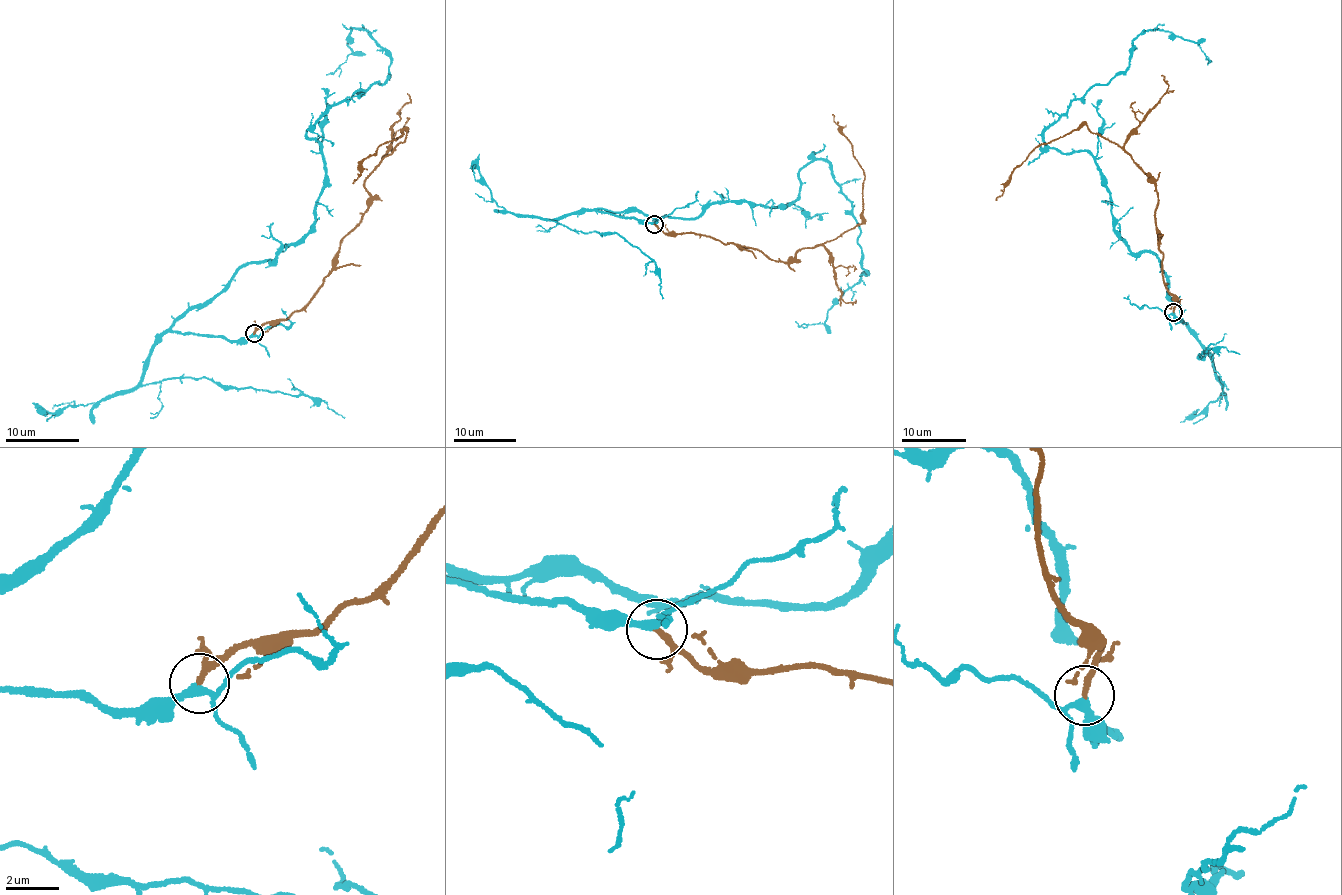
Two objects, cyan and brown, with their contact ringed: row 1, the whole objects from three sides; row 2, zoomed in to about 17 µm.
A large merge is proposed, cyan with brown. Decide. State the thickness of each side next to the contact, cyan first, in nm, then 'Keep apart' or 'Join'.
Thickness 240 nm (cyan) against 240 nm. Join

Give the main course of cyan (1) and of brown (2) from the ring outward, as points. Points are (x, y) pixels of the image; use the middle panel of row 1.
1: (654, 224), (599, 209), (782, 208), (799, 170), (825, 160), (868, 272), (824, 322), (795, 321)
2: (654, 224), (669, 234), (707, 236), (786, 263), (803, 247), (839, 237), (863, 222), (865, 172), (832, 114)

